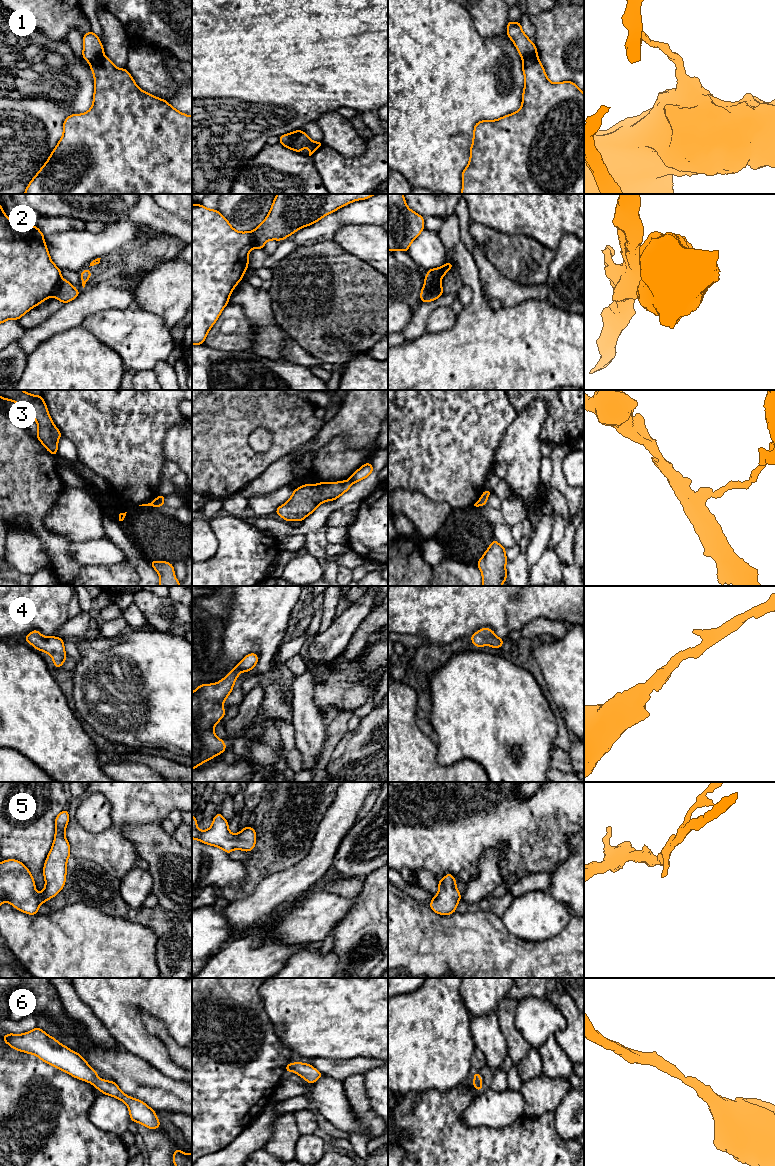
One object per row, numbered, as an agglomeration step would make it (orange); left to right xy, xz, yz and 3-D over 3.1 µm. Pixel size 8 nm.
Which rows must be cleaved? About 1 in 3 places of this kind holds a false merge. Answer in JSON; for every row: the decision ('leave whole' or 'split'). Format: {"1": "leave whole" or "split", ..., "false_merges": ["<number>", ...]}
{"1": "split", "2": "split", "3": "split", "4": "leave whole", "5": "leave whole", "6": "leave whole", "false_merges": ["1", "2", "3"]}

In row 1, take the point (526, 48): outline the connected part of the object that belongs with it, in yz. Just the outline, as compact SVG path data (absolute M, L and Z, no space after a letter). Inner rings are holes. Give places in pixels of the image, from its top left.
M509 21L507 24L507 36L513 41L523 60L537 55L537 47L522 31L521 23Z

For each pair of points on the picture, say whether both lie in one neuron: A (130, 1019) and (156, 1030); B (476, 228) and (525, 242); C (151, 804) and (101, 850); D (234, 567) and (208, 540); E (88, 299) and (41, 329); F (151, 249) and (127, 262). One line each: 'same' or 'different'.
A: different
B: same
C: same
D: different
E: same
F: same

